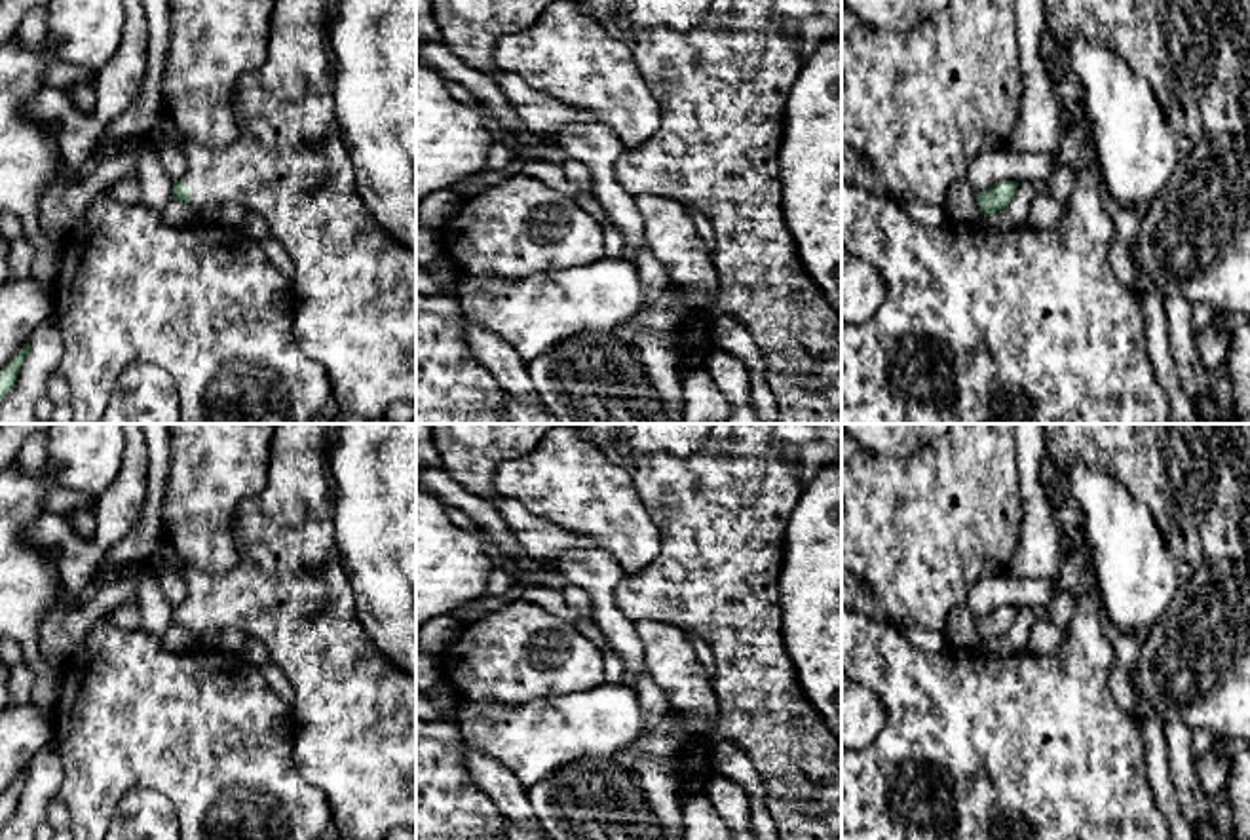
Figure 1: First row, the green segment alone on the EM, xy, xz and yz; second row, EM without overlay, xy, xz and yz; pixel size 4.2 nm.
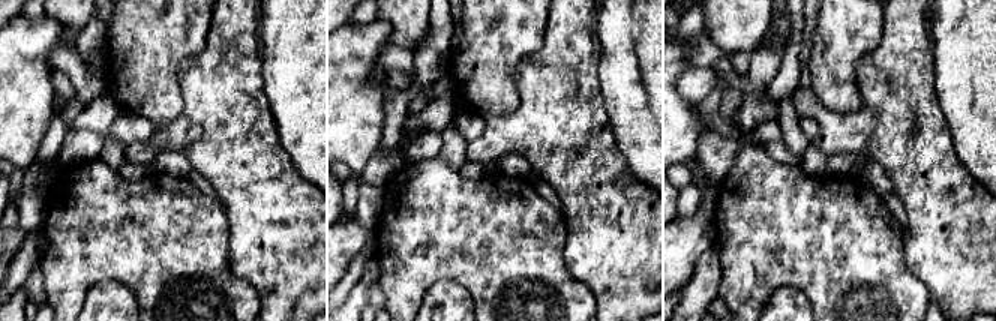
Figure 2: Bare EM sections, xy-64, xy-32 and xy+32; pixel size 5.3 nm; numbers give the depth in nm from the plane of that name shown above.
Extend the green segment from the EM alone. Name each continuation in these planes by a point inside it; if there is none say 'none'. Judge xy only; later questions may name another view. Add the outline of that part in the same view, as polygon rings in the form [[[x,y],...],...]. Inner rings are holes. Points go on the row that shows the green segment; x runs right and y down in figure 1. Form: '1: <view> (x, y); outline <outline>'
1: xy (354, 286); outline [[[275,0],[272,10],[266,63],[243,74],[234,87],[237,139],[218,150],[184,141],[167,116],[161,116],[154,141],[173,143],[188,158],[182,182],[190,188],[190,205],[234,201],[260,215],[272,236],[294,264],[293,334],[298,348],[319,363],[338,403],[334,424],[369,424],[393,403],[416,403],[416,255],[395,241],[365,207],[350,154],[342,143],[332,95],[332,55],[329,49],[331,0]]]

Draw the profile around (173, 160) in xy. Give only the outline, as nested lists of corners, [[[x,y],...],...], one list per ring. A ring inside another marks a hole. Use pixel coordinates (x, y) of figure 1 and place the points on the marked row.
[[[173,143],[160,144],[160,162],[165,169],[167,177],[175,182],[184,179],[188,173],[188,158],[186,154]]]

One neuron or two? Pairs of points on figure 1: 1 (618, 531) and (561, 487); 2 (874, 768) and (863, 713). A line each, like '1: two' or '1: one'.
1: one
2: two

